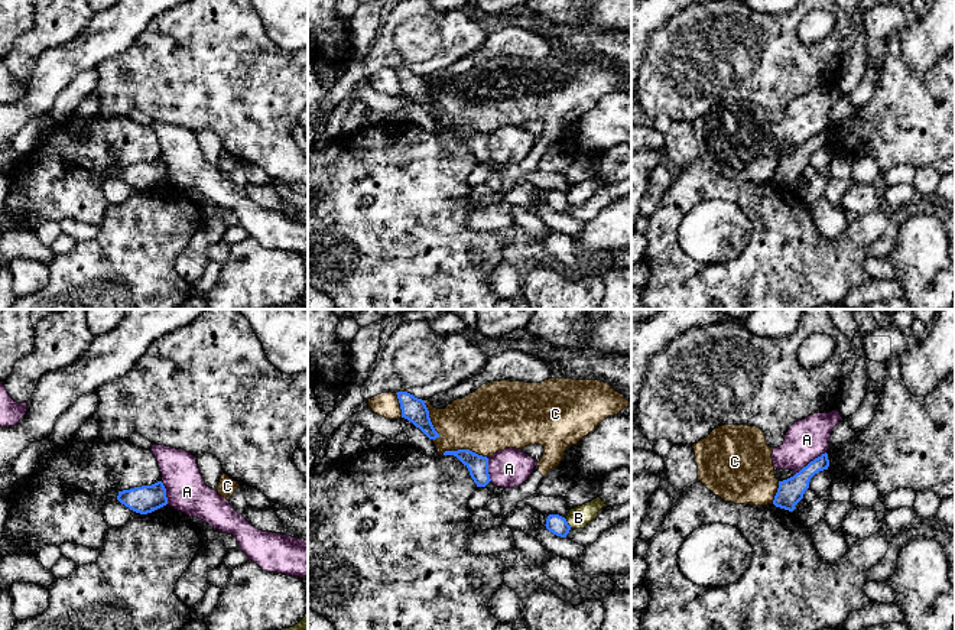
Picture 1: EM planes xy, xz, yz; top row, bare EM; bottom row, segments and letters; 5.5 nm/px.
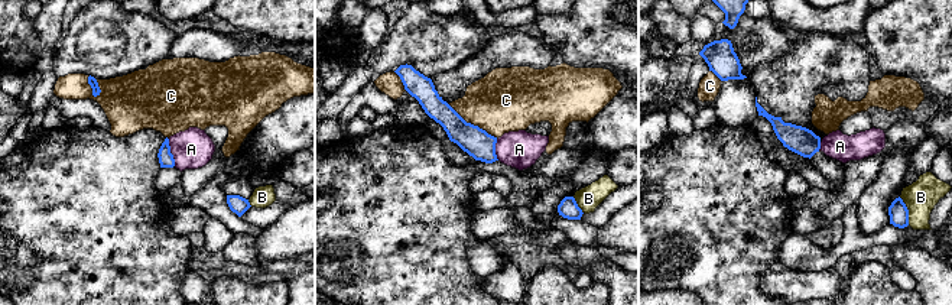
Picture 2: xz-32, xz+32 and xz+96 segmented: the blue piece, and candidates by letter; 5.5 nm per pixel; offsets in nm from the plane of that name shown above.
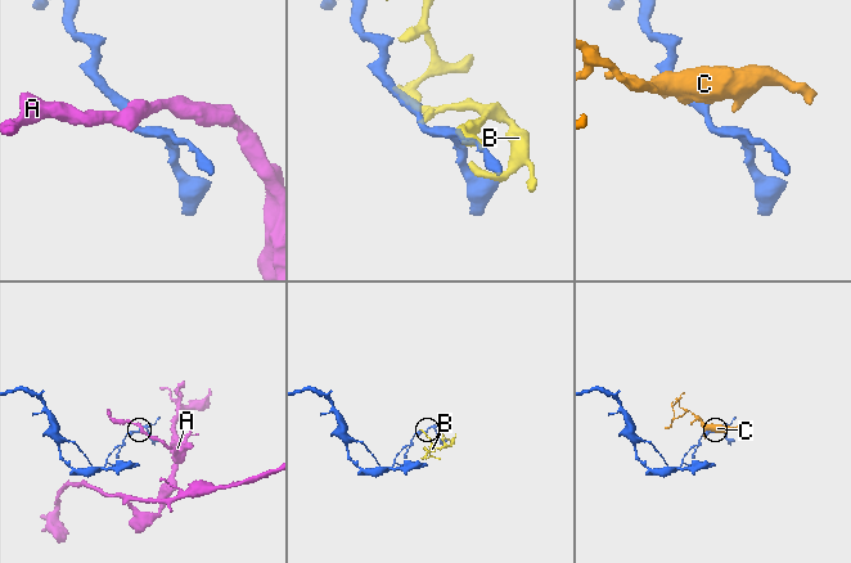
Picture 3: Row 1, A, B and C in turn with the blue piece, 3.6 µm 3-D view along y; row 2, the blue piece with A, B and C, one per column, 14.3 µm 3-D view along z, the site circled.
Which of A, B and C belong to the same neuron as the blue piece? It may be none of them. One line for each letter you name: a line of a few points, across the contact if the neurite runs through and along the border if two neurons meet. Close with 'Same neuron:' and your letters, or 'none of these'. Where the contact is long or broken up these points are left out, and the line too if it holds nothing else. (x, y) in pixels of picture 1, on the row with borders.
Same neuron: none of these

